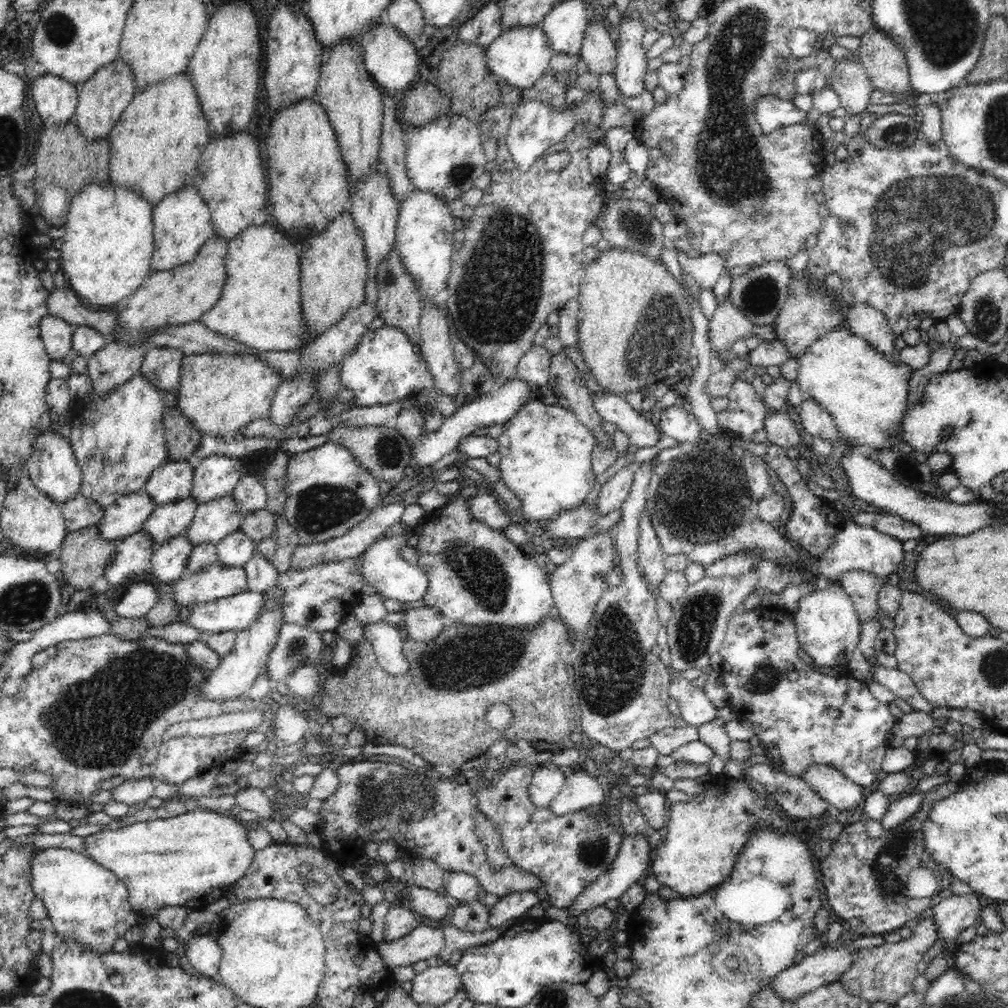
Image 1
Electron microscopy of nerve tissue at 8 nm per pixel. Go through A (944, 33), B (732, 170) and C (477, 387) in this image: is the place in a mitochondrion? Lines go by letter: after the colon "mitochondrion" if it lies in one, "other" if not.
A: mitochondrion
B: mitochondrion
C: other

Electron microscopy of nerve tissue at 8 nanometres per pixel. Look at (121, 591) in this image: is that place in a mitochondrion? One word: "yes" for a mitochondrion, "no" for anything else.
no

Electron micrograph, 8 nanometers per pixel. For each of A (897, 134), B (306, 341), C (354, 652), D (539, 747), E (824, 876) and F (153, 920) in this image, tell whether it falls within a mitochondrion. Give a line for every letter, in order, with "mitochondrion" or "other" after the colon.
A: mitochondrion
B: other
C: other
D: other
E: other
F: other

